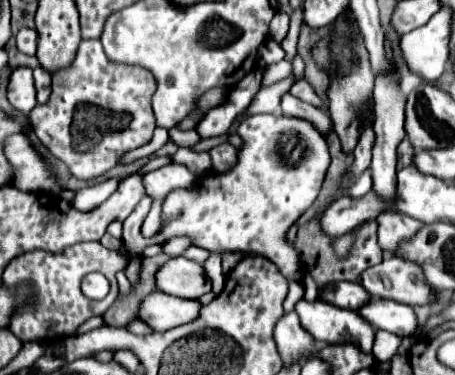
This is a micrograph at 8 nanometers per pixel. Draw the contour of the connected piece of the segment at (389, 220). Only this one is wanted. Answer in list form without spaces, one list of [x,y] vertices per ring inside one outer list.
[[[394,208],[382,210],[376,222],[378,222],[378,242],[384,252],[394,252],[402,238],[412,236],[422,226],[418,220],[402,212],[396,212]]]

